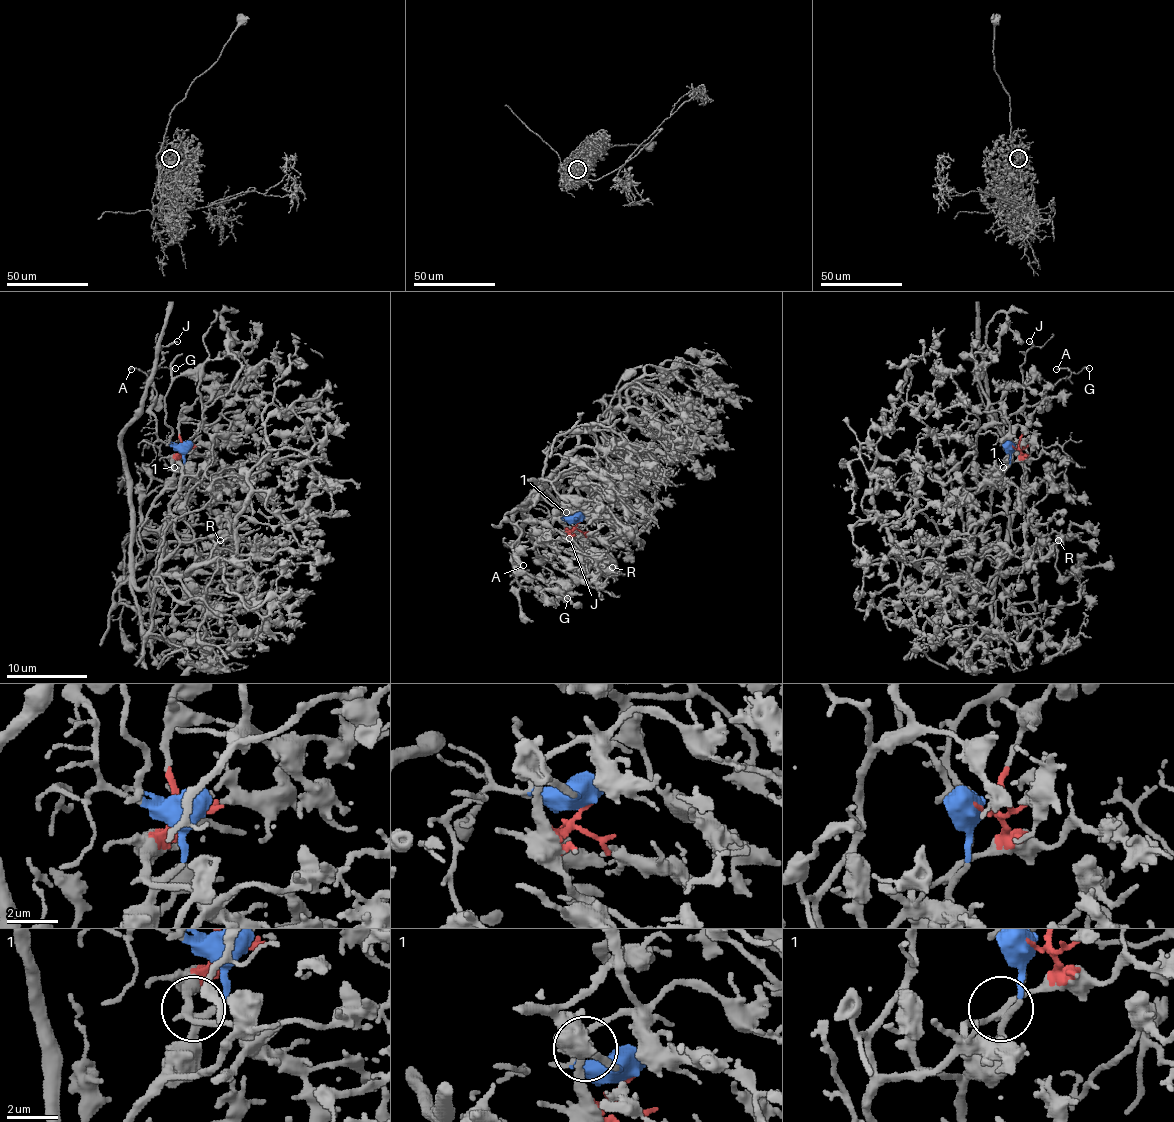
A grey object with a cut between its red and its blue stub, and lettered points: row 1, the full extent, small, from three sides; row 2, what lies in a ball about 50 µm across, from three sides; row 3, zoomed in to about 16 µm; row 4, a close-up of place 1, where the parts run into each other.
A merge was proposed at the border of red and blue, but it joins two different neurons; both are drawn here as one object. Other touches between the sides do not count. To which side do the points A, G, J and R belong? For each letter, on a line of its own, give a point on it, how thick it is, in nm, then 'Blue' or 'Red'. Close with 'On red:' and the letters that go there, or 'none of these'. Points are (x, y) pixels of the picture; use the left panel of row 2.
A: Place: (131, 369). Thickness 140 nm. Blue
G: Place: (175, 368). Thickness 120 nm. Blue
J: Place: (177, 341). Thickness 160 nm. Blue
R: Place: (220, 540). Thickness 160 nm. Red
On red: R

